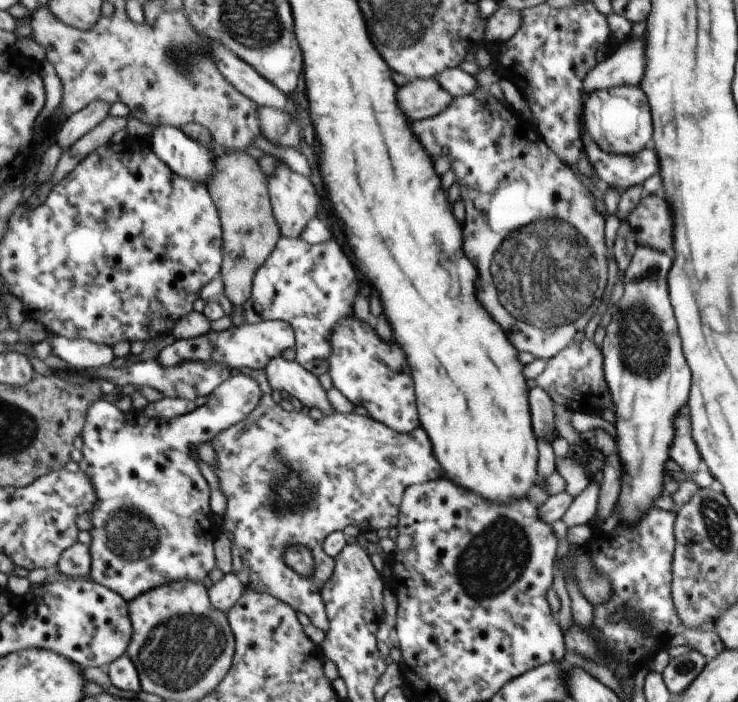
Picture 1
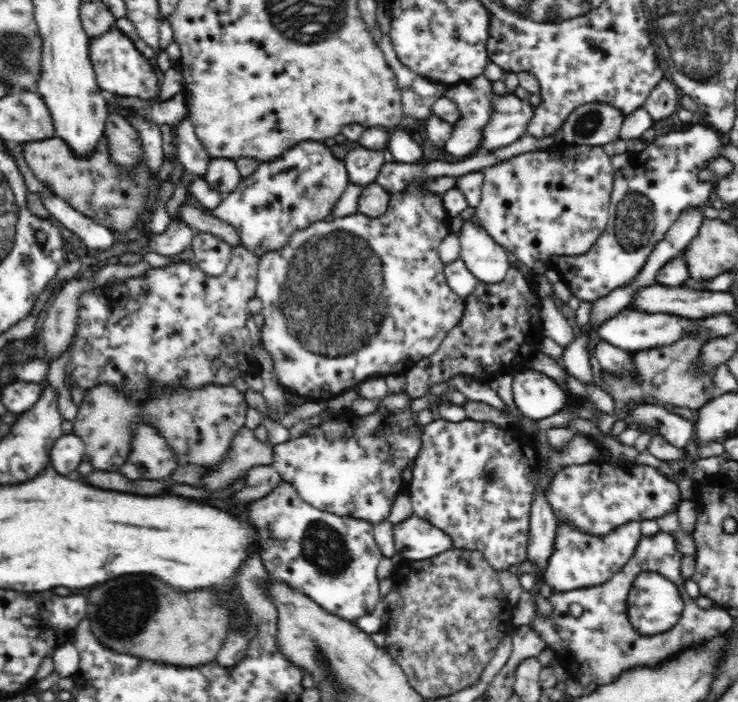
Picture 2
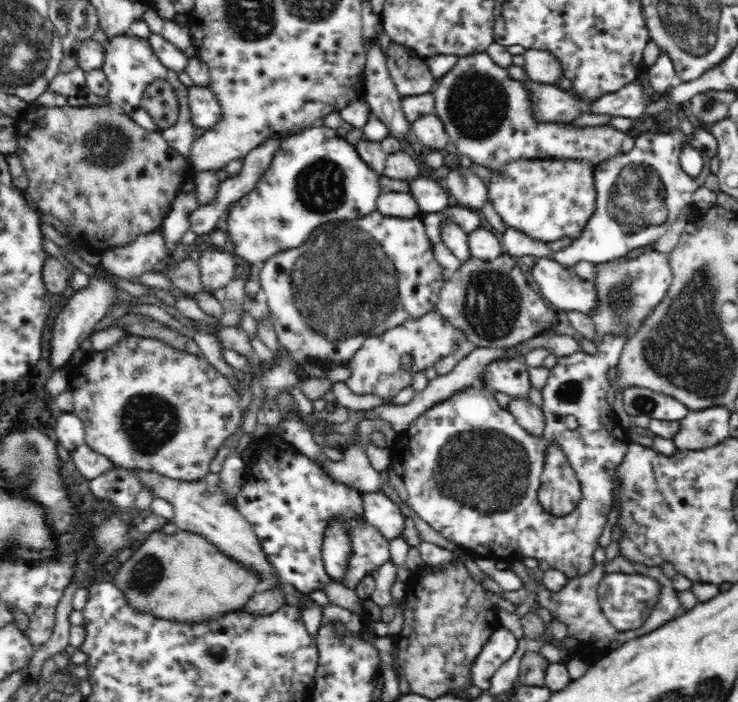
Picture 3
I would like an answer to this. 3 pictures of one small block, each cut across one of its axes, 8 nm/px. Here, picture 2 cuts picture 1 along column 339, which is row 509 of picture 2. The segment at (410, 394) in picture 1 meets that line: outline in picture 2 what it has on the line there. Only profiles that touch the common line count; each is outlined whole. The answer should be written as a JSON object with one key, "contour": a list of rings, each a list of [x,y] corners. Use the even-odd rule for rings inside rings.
{"contour":[[[400,392],[398,394],[388,394],[382,399],[376,400],[378,403],[378,410],[374,414],[368,414],[368,416],[362,416],[357,420],[339,421],[336,418],[324,421],[314,421],[311,428],[304,431],[300,438],[290,439],[289,442],[274,445],[273,449],[273,467],[278,471],[284,481],[294,485],[294,489],[300,493],[300,497],[304,499],[304,502],[311,504],[317,509],[328,511],[330,513],[337,514],[338,516],[350,516],[358,519],[364,519],[370,521],[370,523],[376,524],[377,522],[386,520],[389,517],[390,509],[394,498],[400,493],[400,486],[402,486],[402,470],[404,468],[413,467],[413,460],[417,457],[417,454],[422,448],[421,434],[423,426],[416,424],[417,414],[412,414],[409,411],[409,404],[412,398],[406,392]]]}

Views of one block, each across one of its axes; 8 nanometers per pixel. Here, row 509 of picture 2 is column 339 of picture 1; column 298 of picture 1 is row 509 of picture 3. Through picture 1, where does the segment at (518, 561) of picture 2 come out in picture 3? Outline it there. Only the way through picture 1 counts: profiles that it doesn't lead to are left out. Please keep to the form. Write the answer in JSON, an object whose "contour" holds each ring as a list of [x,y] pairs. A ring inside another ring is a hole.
{"contour":[[[610,333],[596,342],[595,354],[578,351],[570,356],[559,357],[558,362],[549,369],[546,386],[541,390],[544,430],[540,436],[526,432],[515,421],[515,416],[498,404],[493,390],[478,385],[460,390],[448,400],[430,406],[398,435],[389,448],[391,466],[404,482],[409,507],[436,532],[474,556],[506,564],[546,560],[550,568],[560,570],[568,579],[588,574],[596,565],[592,554],[599,547],[598,540],[614,506],[612,488],[616,468],[620,466],[632,442],[626,433],[627,429],[620,424],[613,407],[606,401],[611,387],[608,370],[617,366],[627,339],[624,333]],[[552,442],[560,445],[562,453],[566,455],[580,481],[581,492],[576,508],[570,514],[558,517],[550,515],[538,500],[544,457]]]}

